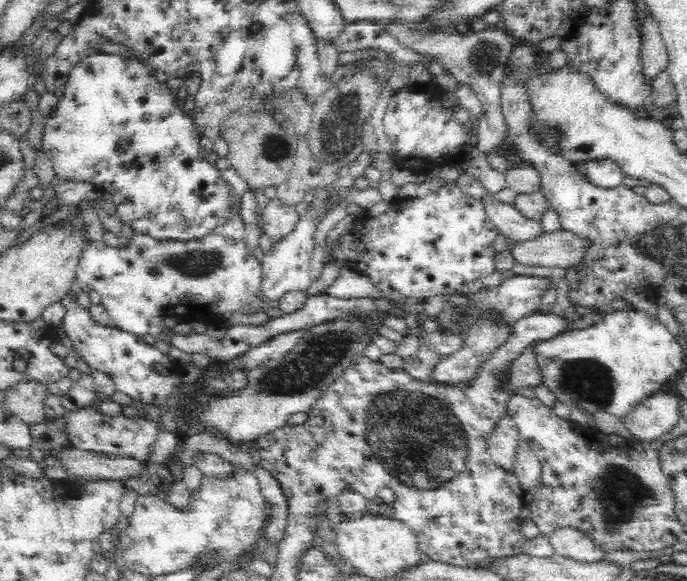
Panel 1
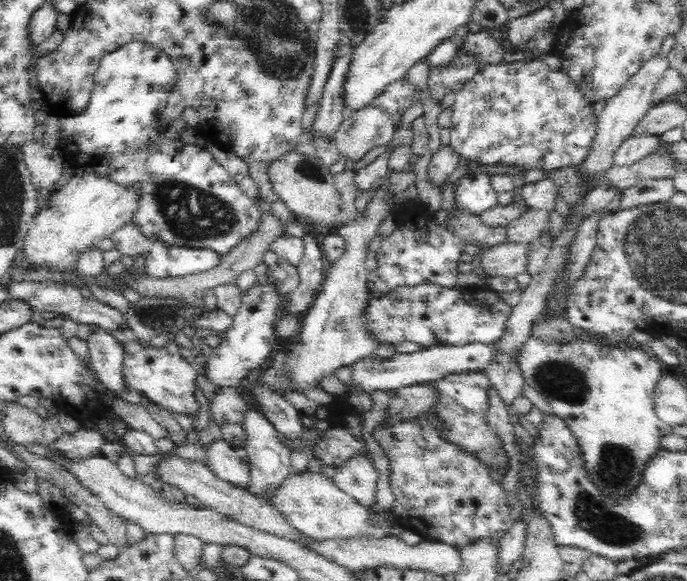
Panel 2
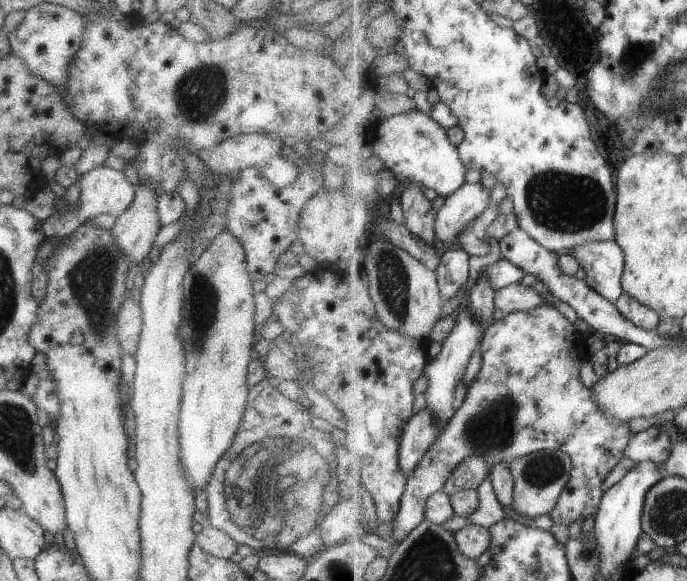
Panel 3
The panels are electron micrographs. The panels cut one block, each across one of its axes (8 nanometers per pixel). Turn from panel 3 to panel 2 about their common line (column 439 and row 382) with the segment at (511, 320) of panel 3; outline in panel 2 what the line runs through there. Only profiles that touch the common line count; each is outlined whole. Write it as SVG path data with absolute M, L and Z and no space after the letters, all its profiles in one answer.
M483 372L447 374L440 381L436 381L436 387L438 387L440 402L432 412L436 412L438 419L446 423L446 427L449 428L450 434L447 438L454 443L456 441L460 443L466 451L474 452L474 455L478 455L478 459L482 459L482 463L498 464L498 467L507 467L508 471L509 457L503 450L500 439L492 433L486 421L490 387L492 387L488 375Z

